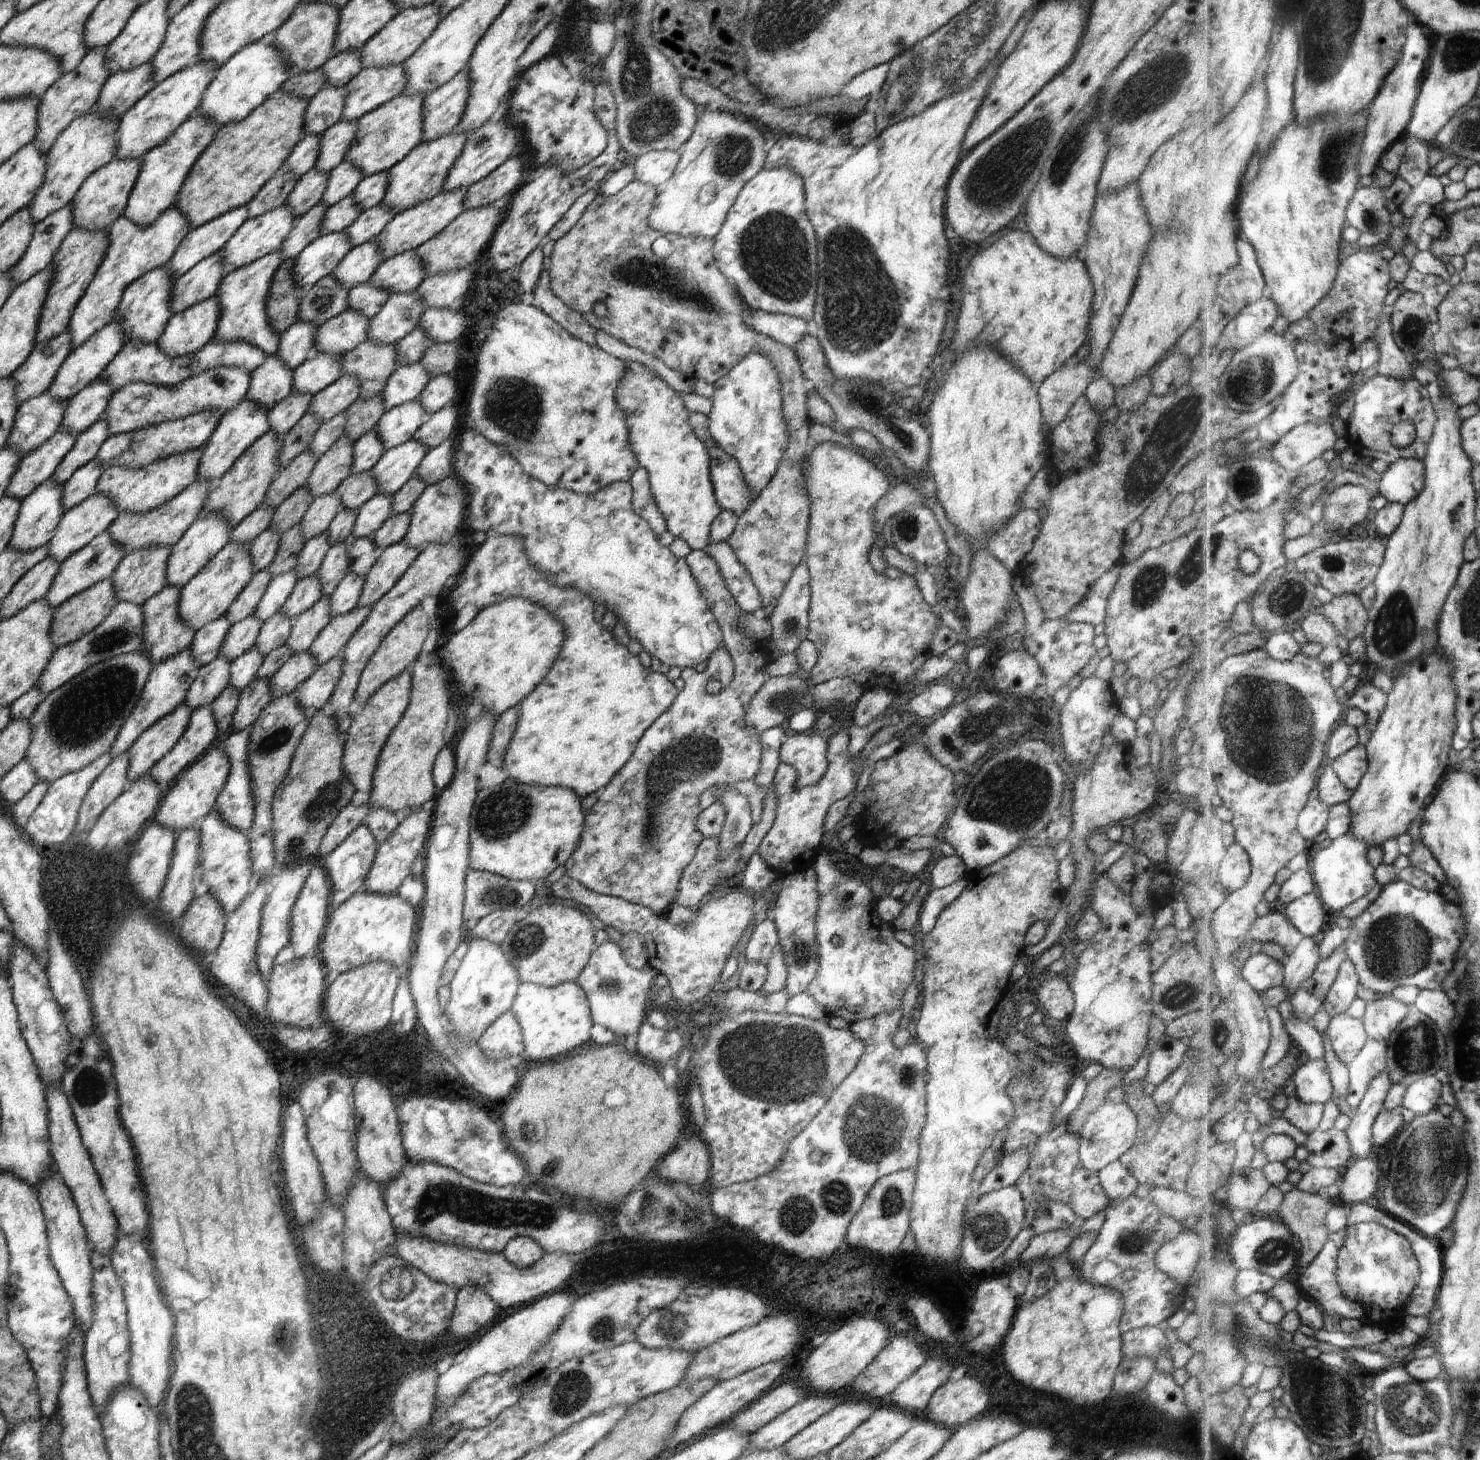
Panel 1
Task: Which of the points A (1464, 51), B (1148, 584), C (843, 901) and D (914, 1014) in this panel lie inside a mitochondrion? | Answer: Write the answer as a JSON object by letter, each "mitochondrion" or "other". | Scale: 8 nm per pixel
{"A":"mitochondrion","B":"mitochondrion","C":"mitochondrion","D":"other"}

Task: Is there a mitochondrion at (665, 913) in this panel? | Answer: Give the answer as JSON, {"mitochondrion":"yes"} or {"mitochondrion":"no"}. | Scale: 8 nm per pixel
{"mitochondrion":"no"}

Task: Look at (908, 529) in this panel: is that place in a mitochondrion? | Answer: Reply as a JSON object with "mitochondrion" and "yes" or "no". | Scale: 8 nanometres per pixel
{"mitochondrion":"yes"}

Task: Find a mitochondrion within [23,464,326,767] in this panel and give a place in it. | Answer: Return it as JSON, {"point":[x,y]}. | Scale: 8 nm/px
{"point":[71,729]}

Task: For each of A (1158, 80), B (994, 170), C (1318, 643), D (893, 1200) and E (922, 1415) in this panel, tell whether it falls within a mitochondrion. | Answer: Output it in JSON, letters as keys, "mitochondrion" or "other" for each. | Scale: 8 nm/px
{"A":"mitochondrion","B":"mitochondrion","C":"other","D":"mitochondrion","E":"other"}

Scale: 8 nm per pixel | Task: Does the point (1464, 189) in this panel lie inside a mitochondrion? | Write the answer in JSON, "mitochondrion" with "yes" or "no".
{"mitochondrion":"no"}

